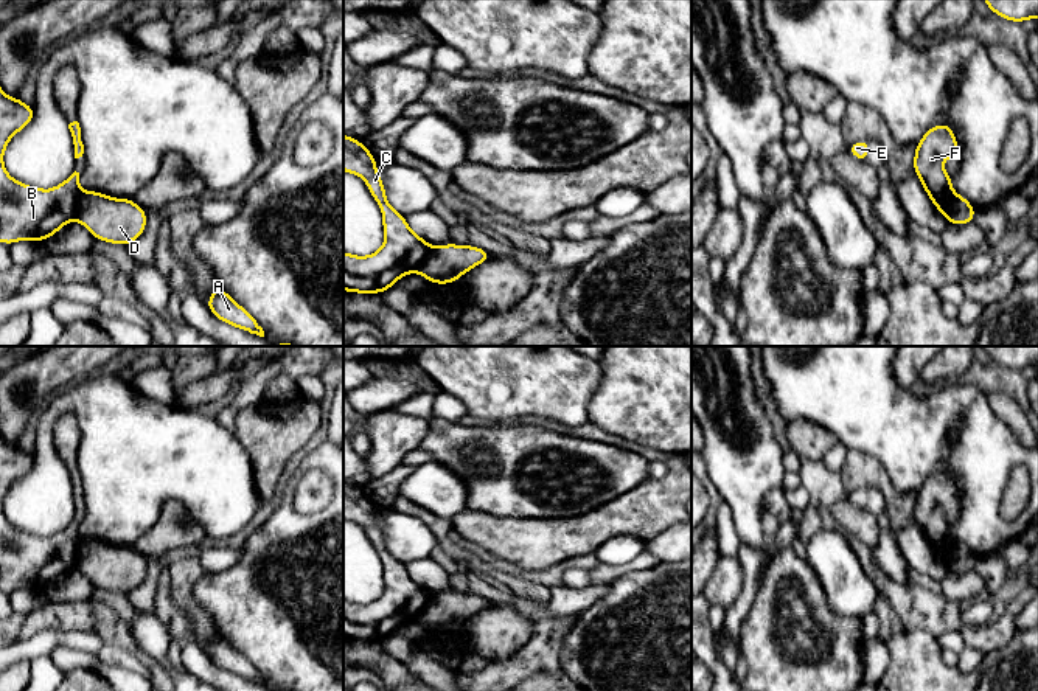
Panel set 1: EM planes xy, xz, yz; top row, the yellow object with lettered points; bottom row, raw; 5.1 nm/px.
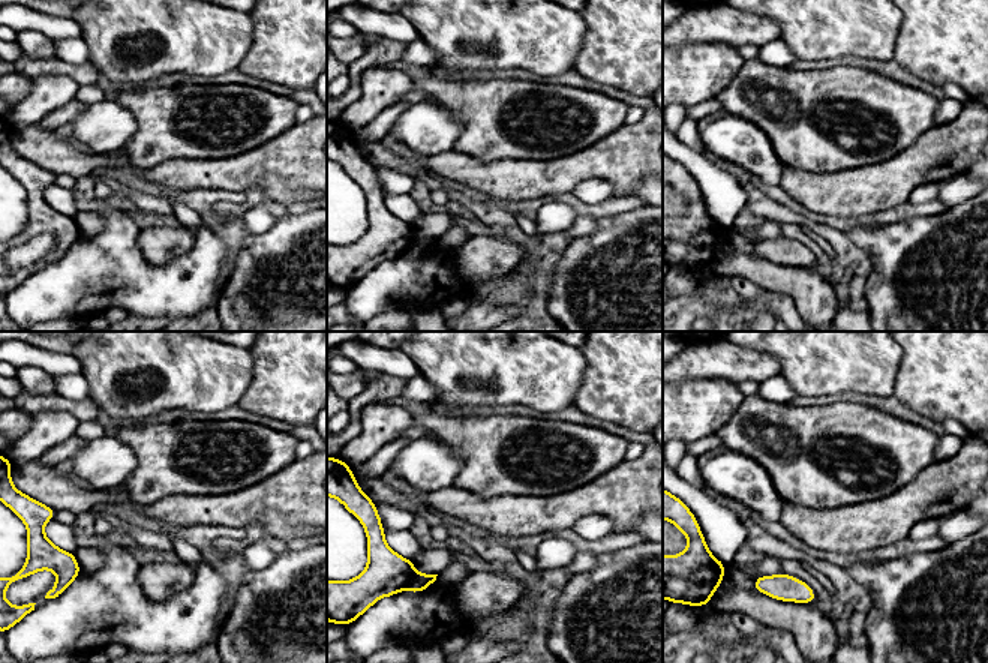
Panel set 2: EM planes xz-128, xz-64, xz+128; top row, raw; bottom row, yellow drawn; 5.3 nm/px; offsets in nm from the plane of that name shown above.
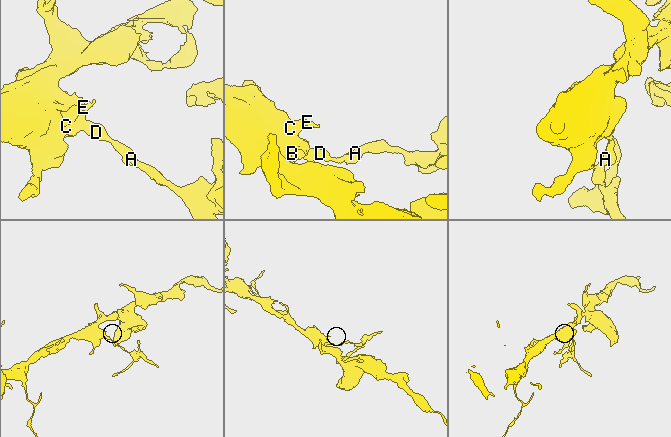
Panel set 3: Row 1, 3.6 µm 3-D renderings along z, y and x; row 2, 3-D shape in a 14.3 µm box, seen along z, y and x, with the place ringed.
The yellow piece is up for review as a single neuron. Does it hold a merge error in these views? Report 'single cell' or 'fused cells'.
fused cells

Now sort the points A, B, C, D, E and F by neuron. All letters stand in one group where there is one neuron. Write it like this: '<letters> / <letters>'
A D / B C E F

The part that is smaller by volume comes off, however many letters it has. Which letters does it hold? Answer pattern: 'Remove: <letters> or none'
Remove: A, D

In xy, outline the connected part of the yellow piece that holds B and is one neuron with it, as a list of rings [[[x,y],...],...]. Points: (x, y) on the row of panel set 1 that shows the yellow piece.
[[[0,89],[0,242],[47,241],[75,220],[81,185],[79,172],[51,189],[34,188],[12,179],[3,165],[9,140],[34,118],[31,106]]]

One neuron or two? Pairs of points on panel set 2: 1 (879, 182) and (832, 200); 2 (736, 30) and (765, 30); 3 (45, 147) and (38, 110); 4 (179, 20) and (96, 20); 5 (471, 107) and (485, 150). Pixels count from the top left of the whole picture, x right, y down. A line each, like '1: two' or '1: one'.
1: one
2: one
3: two
4: one
5: one

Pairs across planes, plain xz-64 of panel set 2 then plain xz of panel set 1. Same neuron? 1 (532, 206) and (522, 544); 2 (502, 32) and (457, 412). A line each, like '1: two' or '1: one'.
1: two
2: two

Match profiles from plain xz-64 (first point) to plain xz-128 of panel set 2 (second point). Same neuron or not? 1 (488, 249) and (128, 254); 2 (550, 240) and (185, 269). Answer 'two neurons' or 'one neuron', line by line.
1: two neurons
2: two neurons

